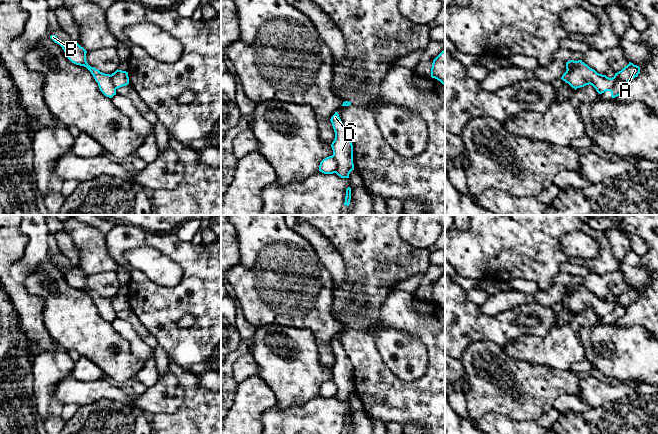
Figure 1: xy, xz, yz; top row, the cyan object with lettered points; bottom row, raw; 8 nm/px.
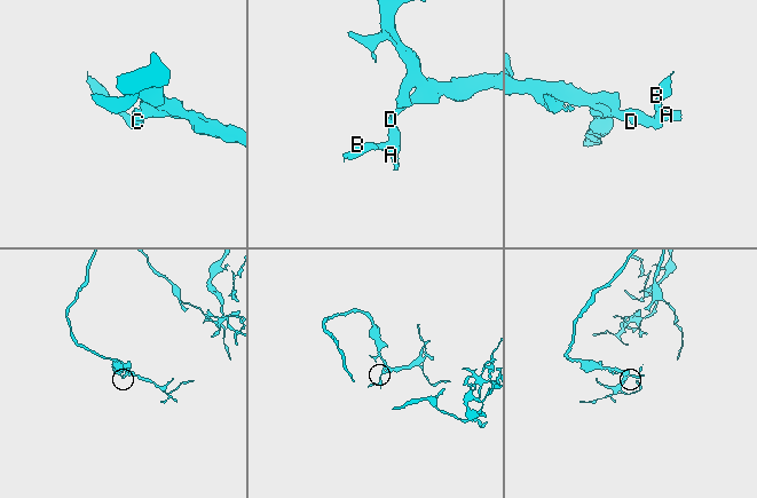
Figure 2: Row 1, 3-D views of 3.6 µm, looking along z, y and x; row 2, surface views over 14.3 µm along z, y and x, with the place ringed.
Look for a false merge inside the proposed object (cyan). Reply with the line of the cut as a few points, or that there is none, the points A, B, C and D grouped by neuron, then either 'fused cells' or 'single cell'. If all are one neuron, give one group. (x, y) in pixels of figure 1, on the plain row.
yz (625, 307), (617, 305), (609, 314) | A C D / B | fused cells

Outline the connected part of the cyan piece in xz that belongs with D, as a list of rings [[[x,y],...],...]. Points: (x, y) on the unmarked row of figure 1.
[[[335,336],[330,345],[335,356],[335,363],[331,368],[332,380],[338,388],[335,397],[341,402],[349,402],[350,396],[354,394],[351,361],[347,357],[338,336]]]

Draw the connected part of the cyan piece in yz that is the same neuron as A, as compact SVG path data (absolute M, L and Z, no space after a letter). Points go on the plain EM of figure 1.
M582 284L566 286L566 296L561 303L575 314L586 309L592 309L599 318L610 315L617 305L627 308L640 297L640 291L629 286L621 295L612 302L597 297Z

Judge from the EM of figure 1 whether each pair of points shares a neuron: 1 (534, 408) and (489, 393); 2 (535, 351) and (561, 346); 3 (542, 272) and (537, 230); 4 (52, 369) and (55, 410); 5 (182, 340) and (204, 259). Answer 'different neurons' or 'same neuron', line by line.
1: same neuron
2: same neuron
3: same neuron
4: same neuron
5: same neuron

